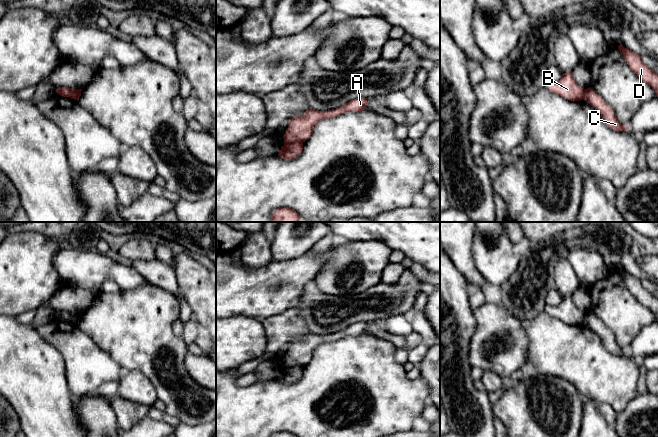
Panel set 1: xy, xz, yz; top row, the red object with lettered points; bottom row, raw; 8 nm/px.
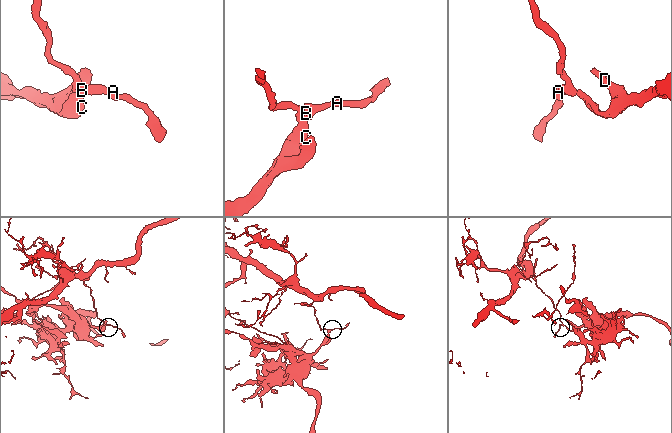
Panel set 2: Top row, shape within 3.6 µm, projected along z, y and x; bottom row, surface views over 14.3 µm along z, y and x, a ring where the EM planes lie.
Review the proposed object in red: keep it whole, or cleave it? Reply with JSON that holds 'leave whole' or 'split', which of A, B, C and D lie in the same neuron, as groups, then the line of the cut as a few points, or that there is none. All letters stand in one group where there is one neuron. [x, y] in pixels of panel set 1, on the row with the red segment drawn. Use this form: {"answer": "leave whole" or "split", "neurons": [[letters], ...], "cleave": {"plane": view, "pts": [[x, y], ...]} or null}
{"answer": "split", "neurons": [["A", "B"], ["C", "D"]], "cleave": {"plane": "xz", "pts": [[302, 142], [295, 141], [284, 145]]}}

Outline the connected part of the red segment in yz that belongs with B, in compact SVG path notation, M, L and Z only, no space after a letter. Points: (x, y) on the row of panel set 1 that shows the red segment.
M567 71L559 81L547 88L551 93L557 94L565 99L572 101L583 100L585 89L579 86L574 78L572 71Z

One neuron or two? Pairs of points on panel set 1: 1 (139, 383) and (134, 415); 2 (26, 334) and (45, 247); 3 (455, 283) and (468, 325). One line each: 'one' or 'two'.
1: one
2: two
3: one

